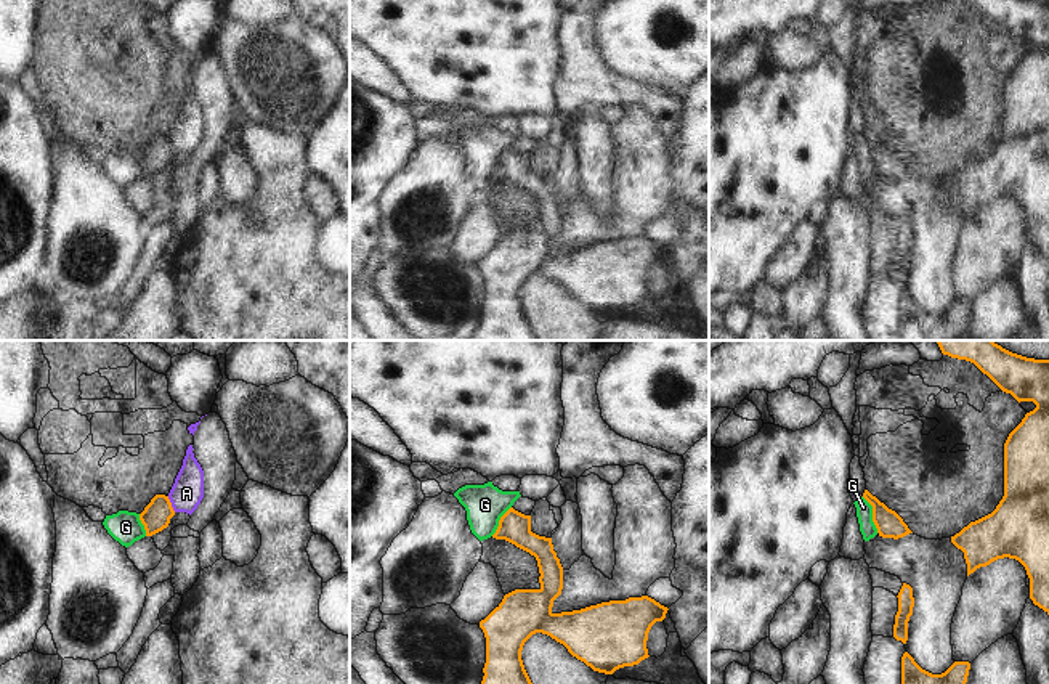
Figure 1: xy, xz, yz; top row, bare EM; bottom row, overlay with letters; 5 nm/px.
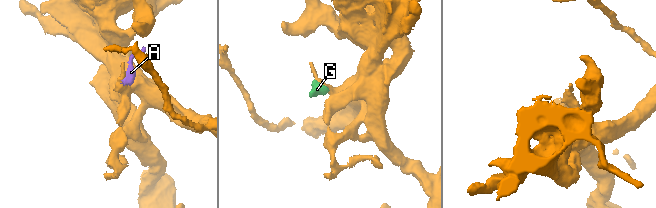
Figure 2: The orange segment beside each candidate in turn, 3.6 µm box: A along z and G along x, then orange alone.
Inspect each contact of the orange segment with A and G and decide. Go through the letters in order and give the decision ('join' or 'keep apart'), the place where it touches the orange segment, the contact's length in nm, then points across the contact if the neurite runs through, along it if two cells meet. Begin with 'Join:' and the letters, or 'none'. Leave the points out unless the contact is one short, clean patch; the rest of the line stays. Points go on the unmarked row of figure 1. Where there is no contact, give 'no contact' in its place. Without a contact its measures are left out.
Join: none
A: keep apart; contact xy (170, 145); length 90 nm; border xy (167, 137), (175, 151)
G: keep apart; contact yz (873, 154); length 200 nm; border yz (862, 137), (871, 146), (871, 161), (878, 172)

